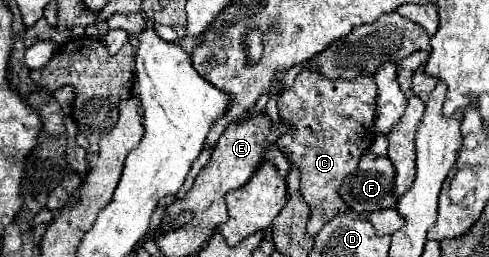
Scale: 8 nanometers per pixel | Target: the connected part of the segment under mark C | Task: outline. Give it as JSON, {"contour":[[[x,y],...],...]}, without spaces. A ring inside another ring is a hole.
{"contour":[[[304,69],[298,73],[294,85],[278,97],[280,119],[286,123],[288,131],[284,135],[280,135],[276,145],[286,155],[290,165],[296,165],[300,171],[300,193],[310,207],[310,219],[306,225],[308,235],[316,237],[318,231],[322,229],[322,225],[328,223],[328,219],[332,219],[348,209],[346,203],[340,199],[338,191],[340,191],[342,179],[348,173],[356,171],[360,155],[372,145],[372,141],[376,137],[374,109],[376,109],[376,83],[372,77],[358,77],[354,81],[344,81],[344,79],[332,81],[332,79],[320,77],[314,71]]]}

